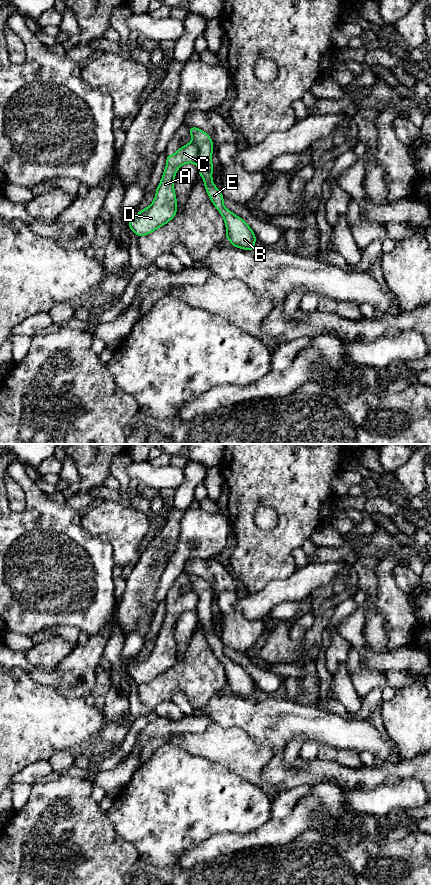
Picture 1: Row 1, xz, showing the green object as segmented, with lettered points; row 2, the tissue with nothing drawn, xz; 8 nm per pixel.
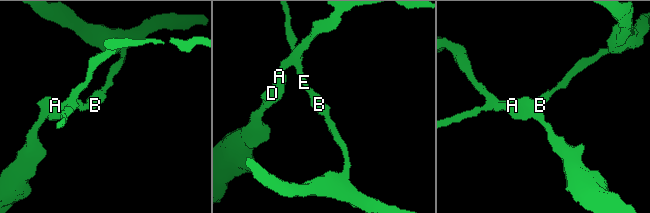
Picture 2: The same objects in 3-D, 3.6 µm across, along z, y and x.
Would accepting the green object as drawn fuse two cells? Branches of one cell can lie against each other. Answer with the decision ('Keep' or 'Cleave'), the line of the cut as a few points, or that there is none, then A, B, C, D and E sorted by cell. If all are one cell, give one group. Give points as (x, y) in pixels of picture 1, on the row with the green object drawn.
Cleave. Split along xz (192, 138), (198, 149), (195, 162). Groups: A C D / B E

